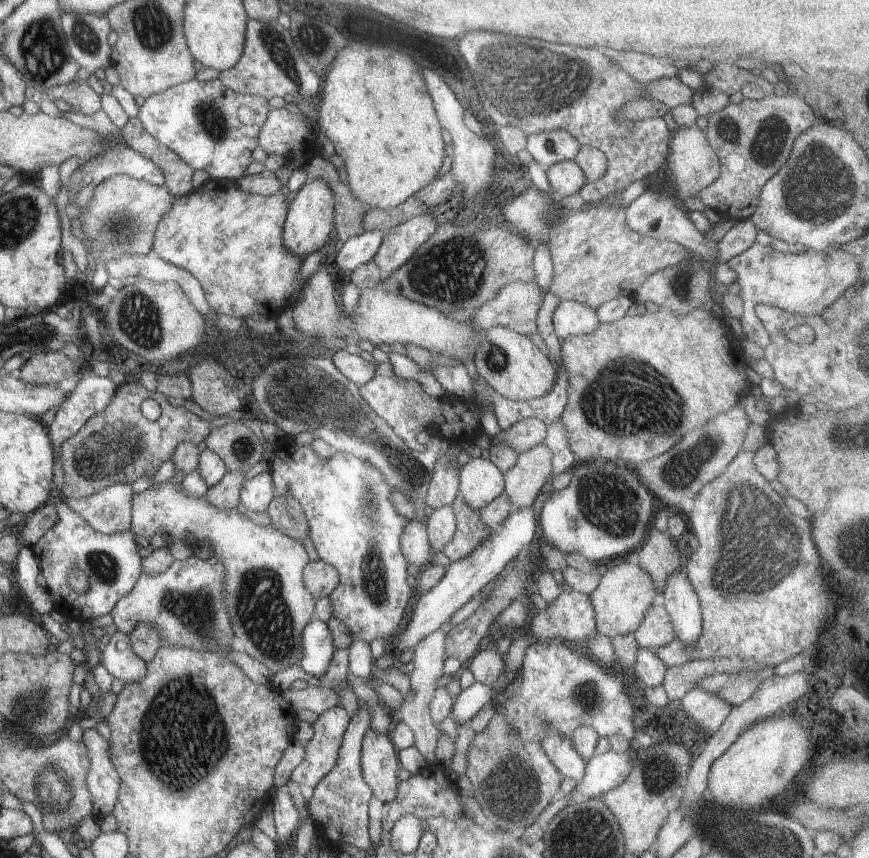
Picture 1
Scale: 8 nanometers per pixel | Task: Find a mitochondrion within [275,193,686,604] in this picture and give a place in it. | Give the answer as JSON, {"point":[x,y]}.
{"point":[645,390]}

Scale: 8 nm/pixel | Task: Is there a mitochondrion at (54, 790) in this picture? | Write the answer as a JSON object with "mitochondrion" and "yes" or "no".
{"mitochondrion":"yes"}

